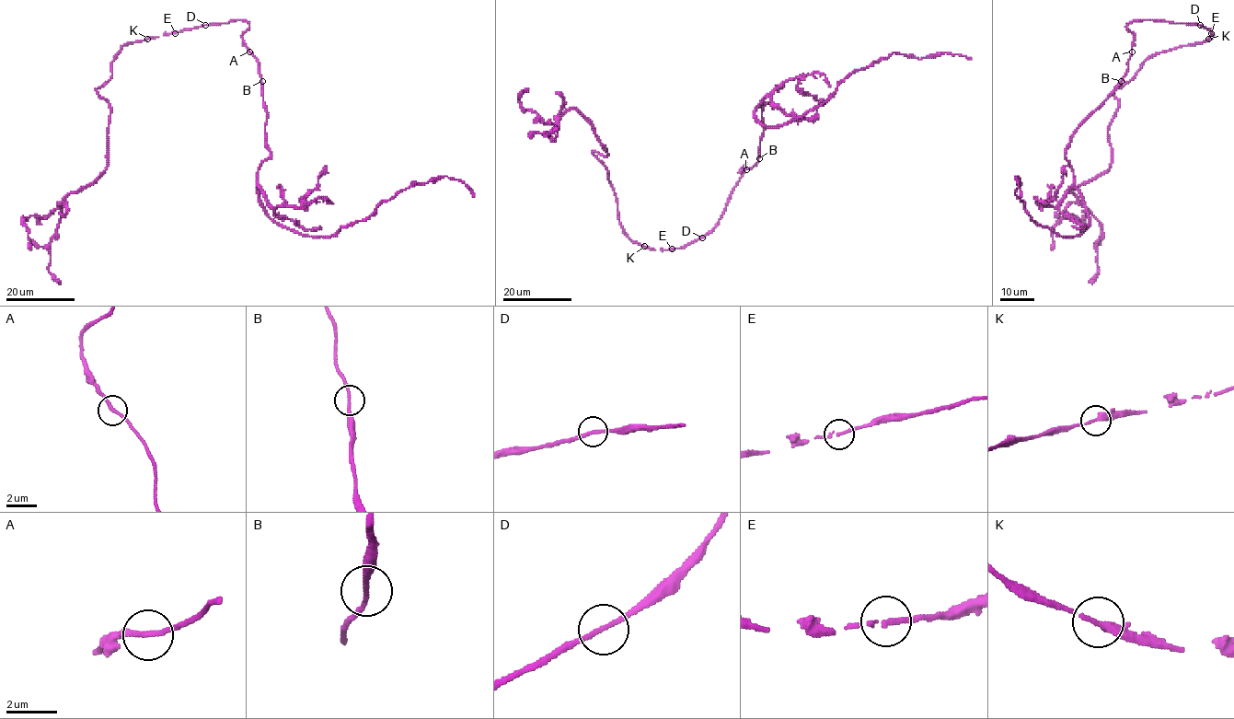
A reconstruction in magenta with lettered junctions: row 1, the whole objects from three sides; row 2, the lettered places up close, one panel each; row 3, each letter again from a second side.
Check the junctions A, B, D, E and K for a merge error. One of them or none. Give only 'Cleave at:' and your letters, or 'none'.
Cleave at: none

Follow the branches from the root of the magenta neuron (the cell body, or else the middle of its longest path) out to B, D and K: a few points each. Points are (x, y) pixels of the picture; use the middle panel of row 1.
B: (737, 181), (746, 164), (739, 171), (751, 168), (758, 158)
D: (737, 181), (719, 222), (702, 237)
K: (737, 181), (719, 222), (706, 235), (677, 249), (662, 250), (644, 246)

